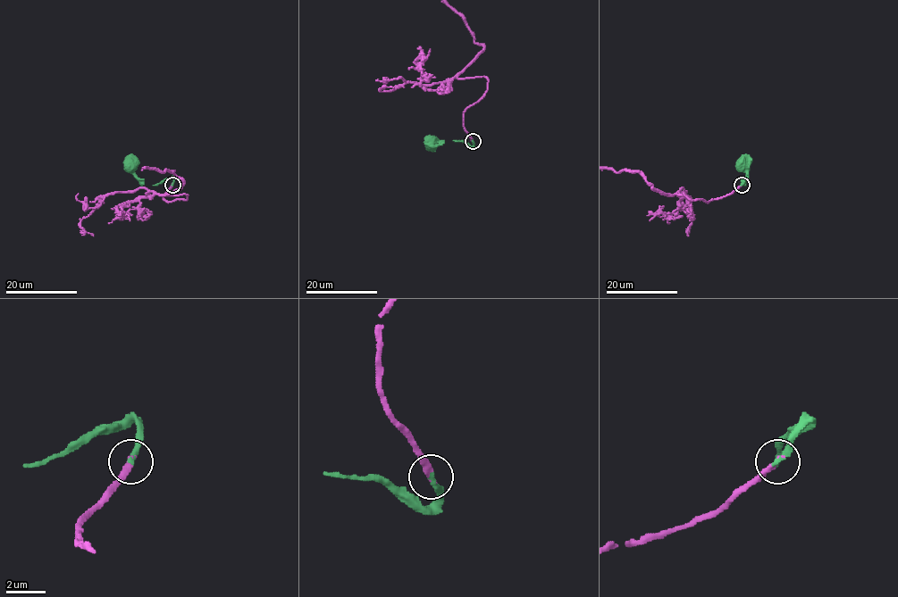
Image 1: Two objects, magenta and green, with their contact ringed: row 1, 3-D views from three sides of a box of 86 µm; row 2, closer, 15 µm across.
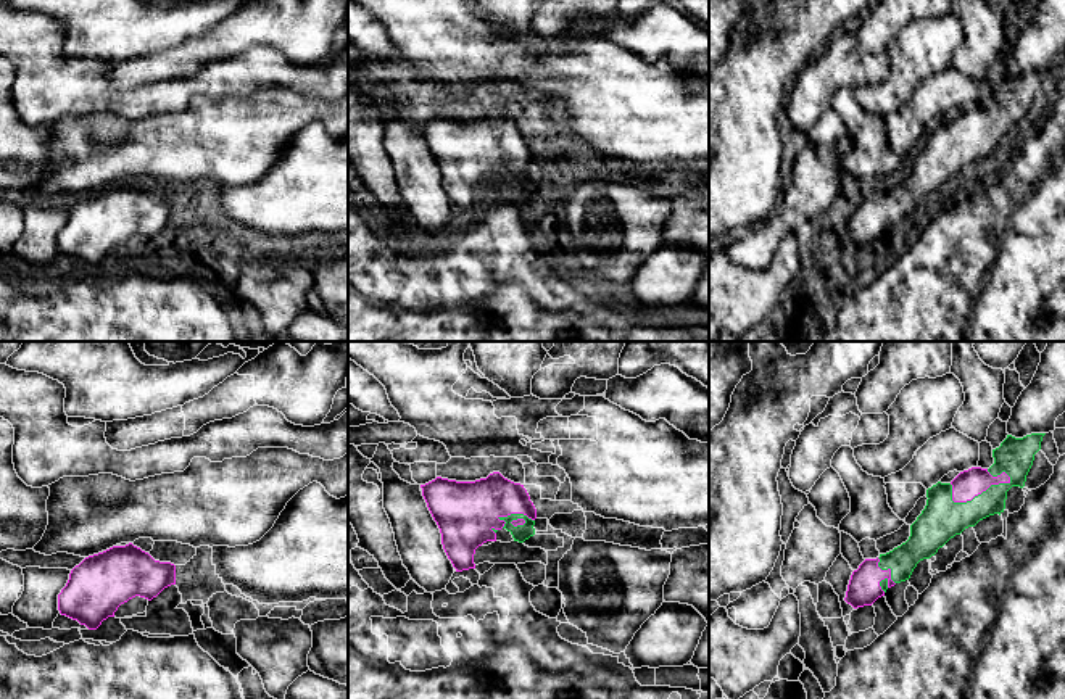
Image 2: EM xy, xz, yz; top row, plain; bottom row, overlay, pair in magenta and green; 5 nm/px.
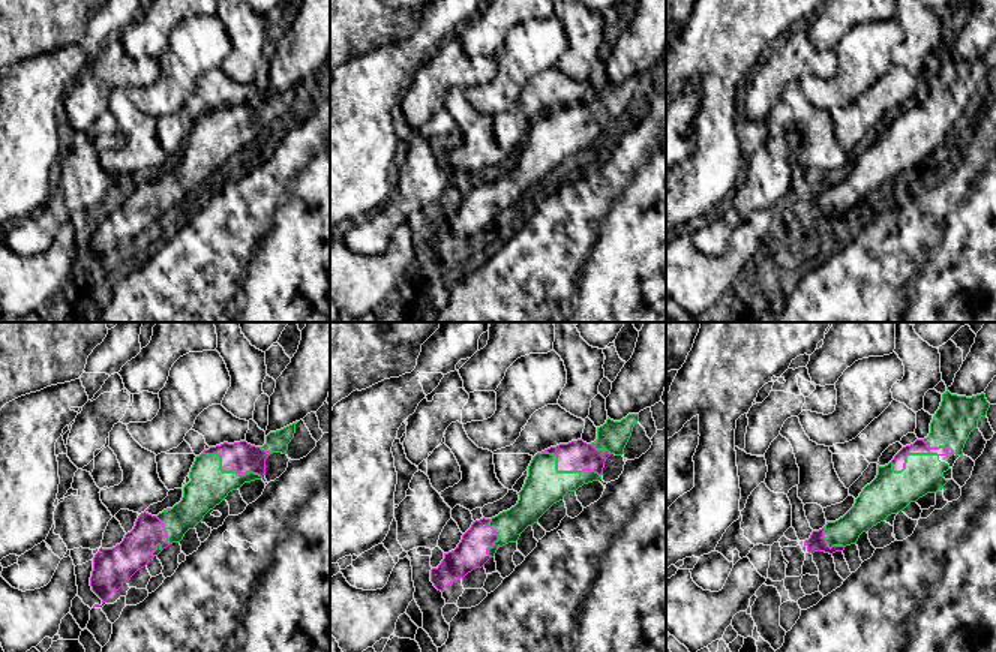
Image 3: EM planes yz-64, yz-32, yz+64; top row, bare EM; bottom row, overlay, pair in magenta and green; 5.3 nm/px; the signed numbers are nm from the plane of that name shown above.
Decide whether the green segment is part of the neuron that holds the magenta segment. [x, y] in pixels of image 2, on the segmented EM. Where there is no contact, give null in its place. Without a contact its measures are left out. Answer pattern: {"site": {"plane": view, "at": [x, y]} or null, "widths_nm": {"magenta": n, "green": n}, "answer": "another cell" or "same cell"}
{"site": {"plane": "yz", "at": [982, 492]}, "widths_nm": {"magenta": 140, "green": 200}, "answer": "same cell"}

